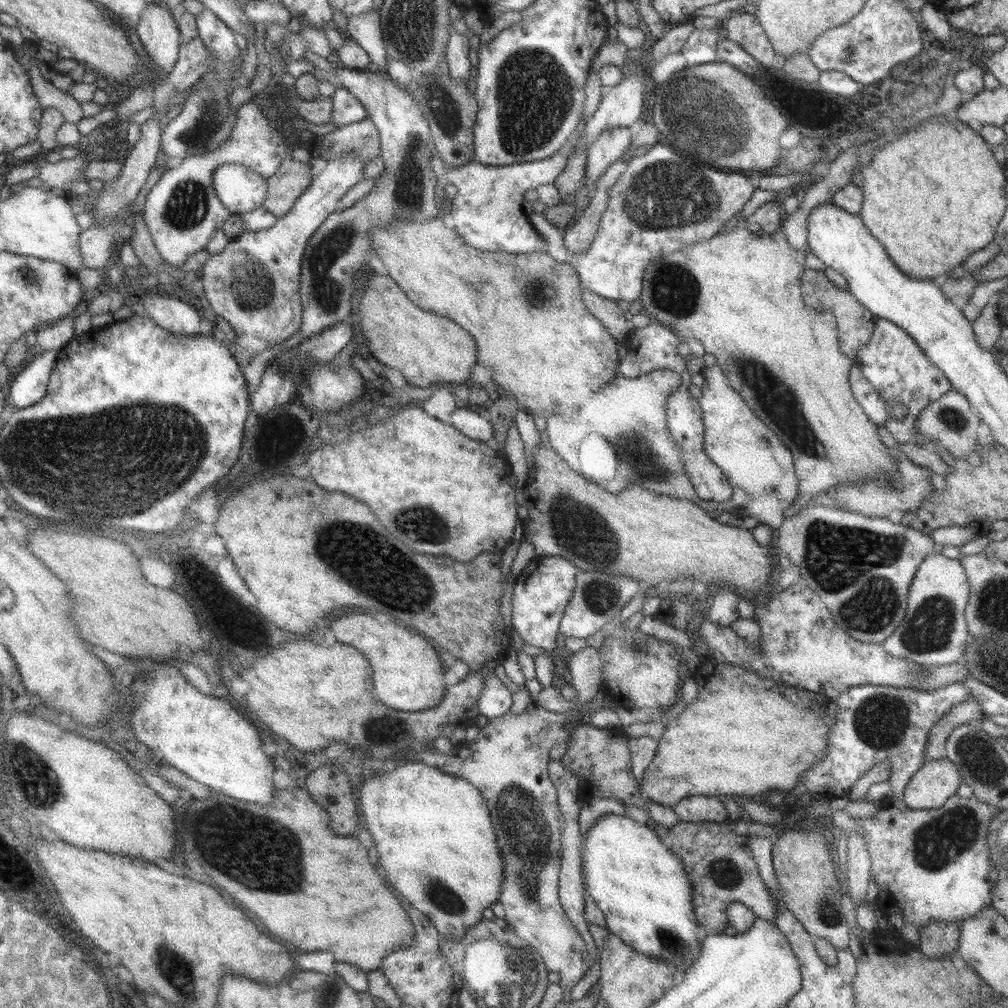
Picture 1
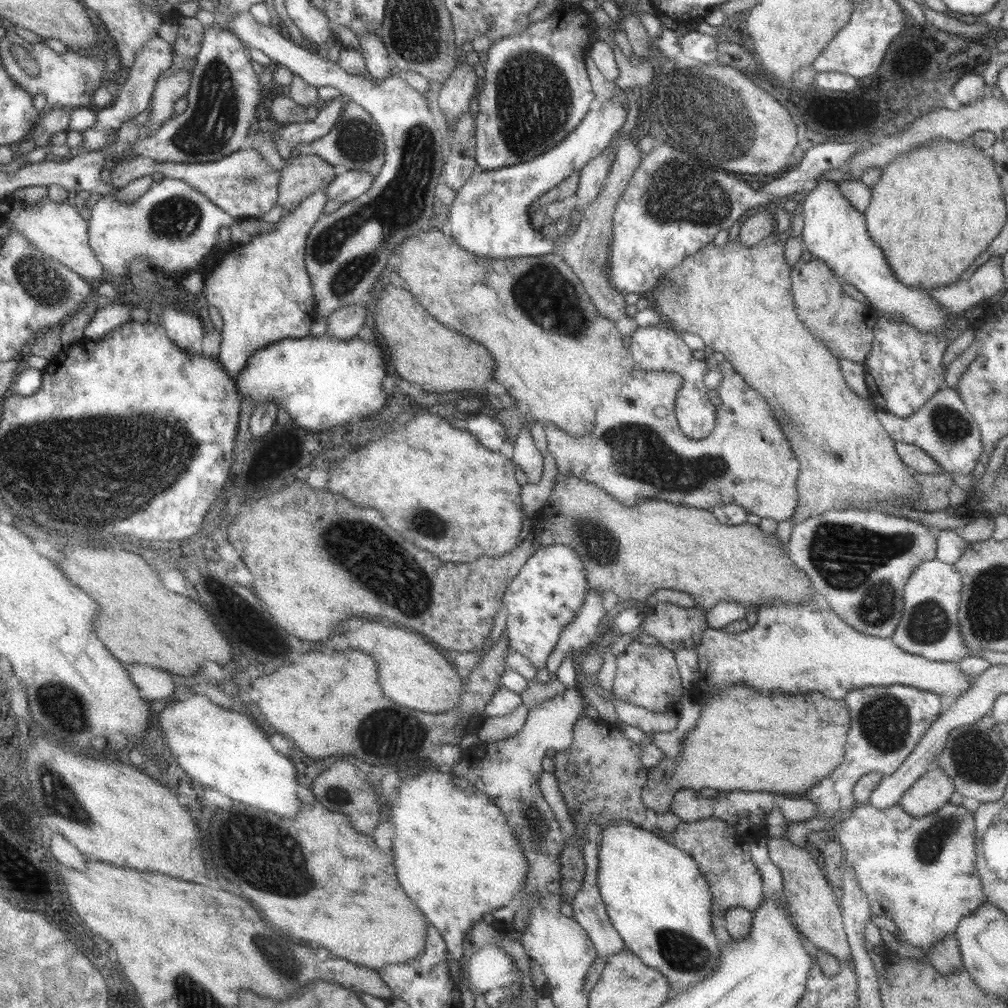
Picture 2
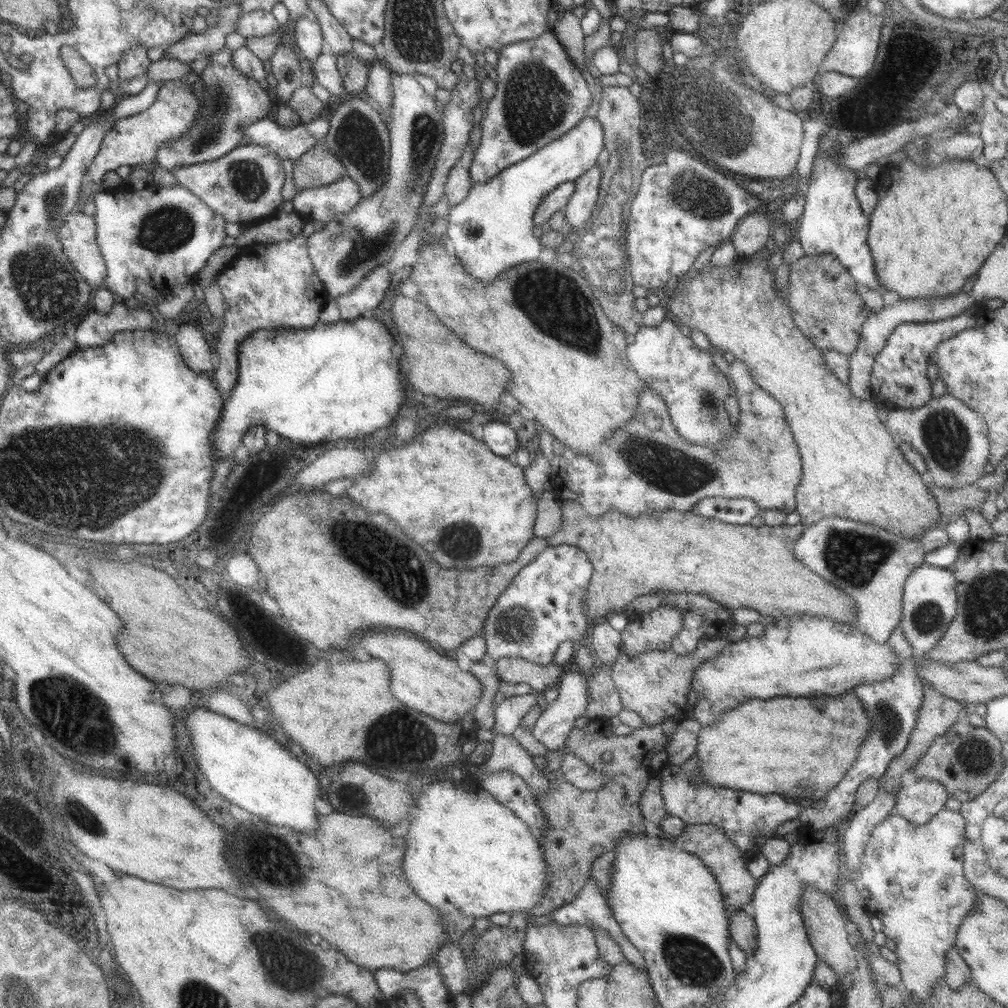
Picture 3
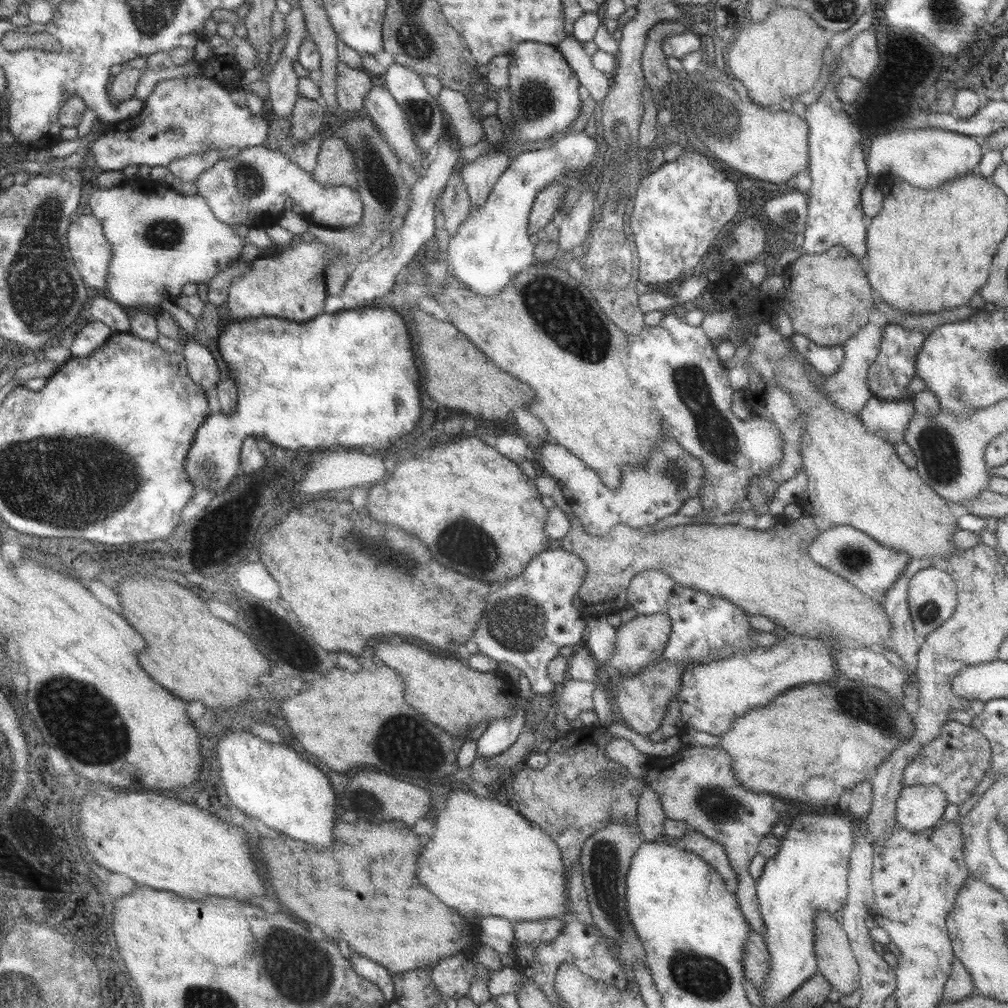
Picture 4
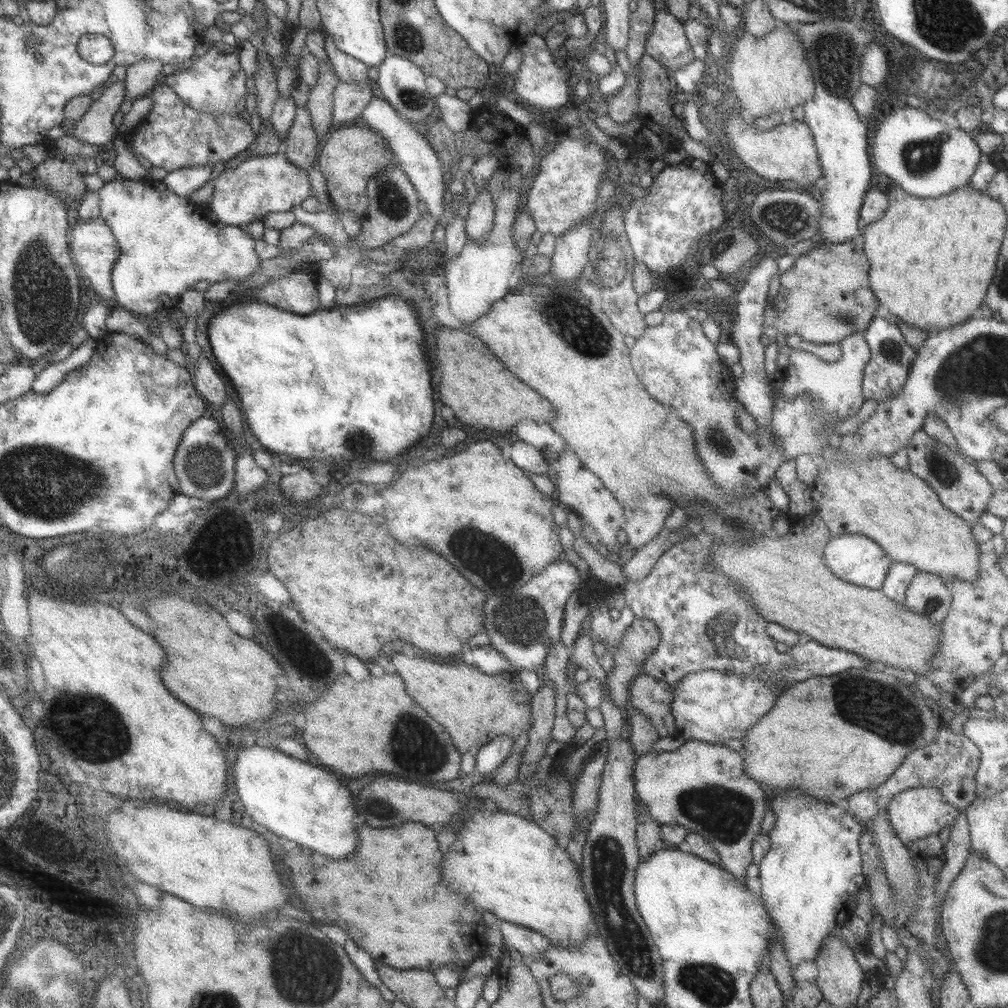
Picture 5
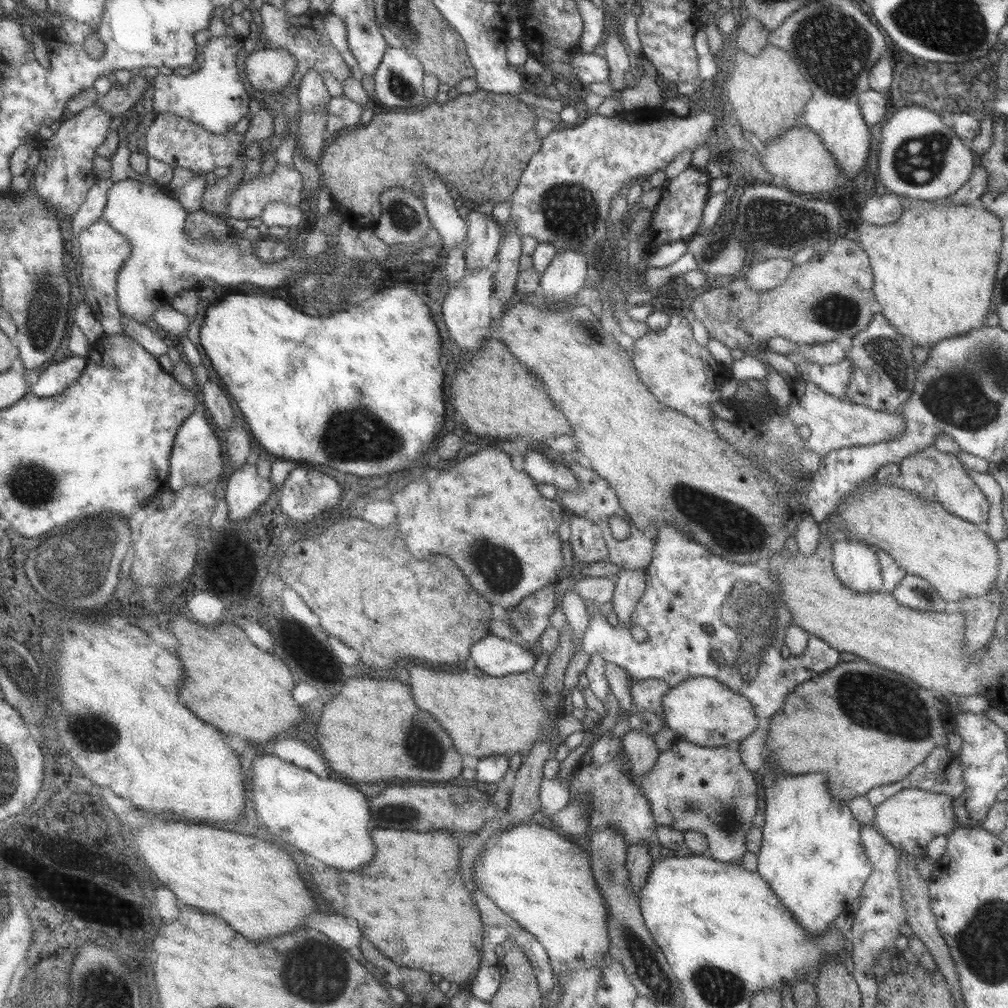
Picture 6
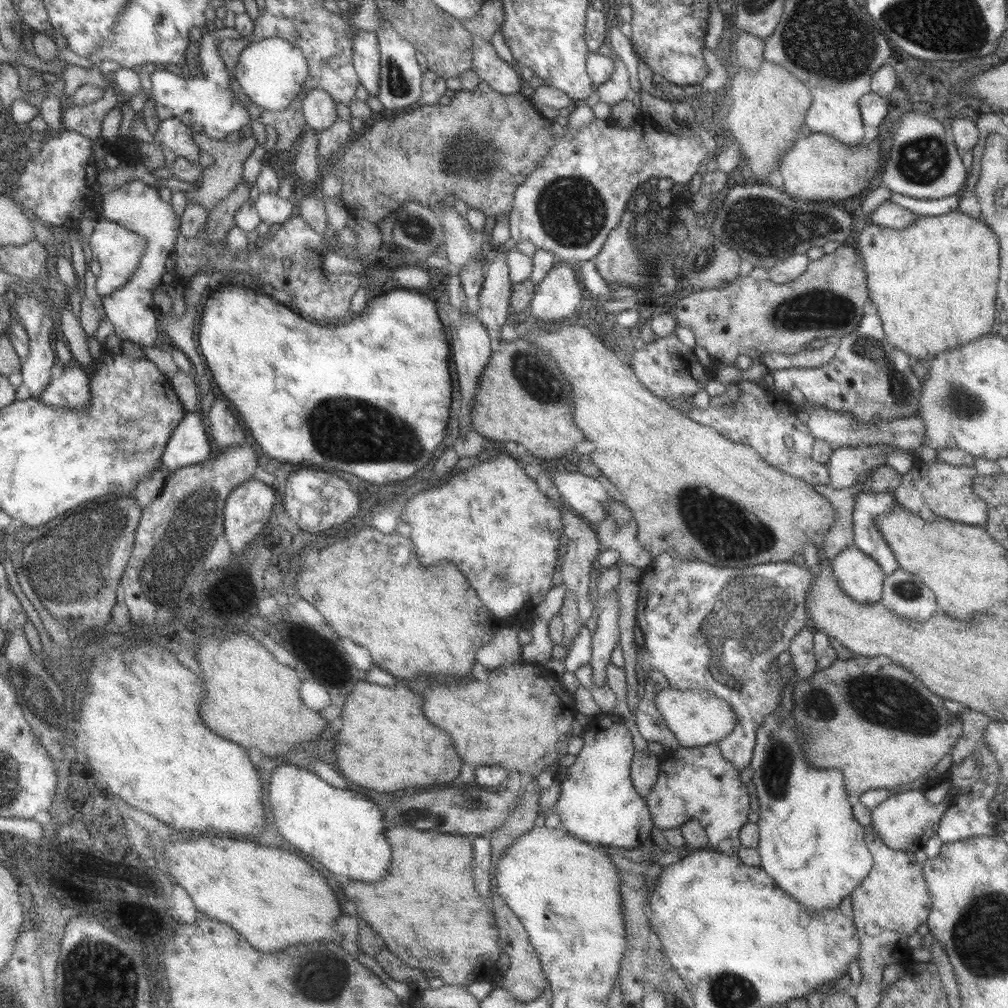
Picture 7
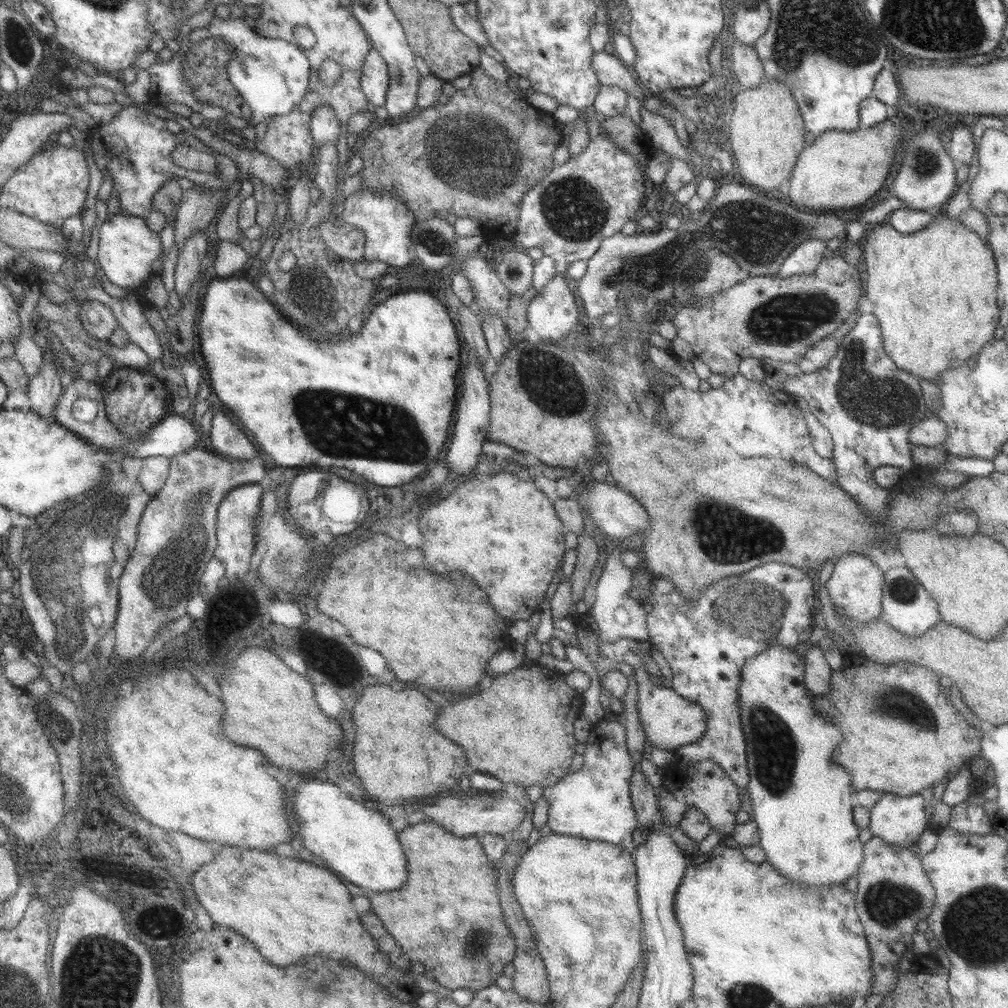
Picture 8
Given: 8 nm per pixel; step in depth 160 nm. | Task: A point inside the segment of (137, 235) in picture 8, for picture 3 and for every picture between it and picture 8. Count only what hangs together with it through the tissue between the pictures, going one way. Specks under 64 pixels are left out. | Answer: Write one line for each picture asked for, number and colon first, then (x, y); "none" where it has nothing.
3: (79, 236)
4: (93, 252)
5: (96, 250)
6: (105, 251)
7: (119, 251)

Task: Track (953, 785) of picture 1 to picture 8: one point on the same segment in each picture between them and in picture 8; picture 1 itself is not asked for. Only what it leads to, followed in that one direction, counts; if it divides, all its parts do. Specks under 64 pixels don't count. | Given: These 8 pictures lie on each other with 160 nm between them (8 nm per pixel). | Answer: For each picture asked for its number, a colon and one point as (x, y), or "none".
2: (929, 792)
3: (917, 803)
4: (919, 807)
5: (915, 813)
6: (909, 819)
7: (904, 821)
8: (896, 819)

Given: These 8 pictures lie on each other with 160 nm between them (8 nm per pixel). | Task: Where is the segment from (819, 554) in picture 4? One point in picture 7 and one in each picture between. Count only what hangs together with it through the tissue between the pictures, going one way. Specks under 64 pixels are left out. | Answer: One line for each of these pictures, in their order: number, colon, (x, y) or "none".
5: (854, 558)
6: (854, 563)
7: (858, 576)

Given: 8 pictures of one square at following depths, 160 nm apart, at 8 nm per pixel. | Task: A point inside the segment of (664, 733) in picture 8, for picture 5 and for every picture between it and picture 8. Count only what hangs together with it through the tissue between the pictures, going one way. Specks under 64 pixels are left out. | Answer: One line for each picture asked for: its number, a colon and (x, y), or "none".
5: (710, 706)
6: (700, 710)
7: (696, 718)

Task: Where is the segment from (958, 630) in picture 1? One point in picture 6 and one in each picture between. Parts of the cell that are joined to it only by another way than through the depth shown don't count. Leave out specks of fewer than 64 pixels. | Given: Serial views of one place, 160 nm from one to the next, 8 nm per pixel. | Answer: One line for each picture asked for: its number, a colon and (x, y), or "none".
2: (928, 627)
3: (929, 603)
4: (931, 595)
5: (927, 594)
6: (913, 592)

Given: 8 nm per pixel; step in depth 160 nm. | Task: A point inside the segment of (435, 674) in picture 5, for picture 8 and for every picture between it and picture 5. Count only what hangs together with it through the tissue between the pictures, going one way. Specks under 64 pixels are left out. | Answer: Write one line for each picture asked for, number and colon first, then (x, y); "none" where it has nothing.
6: (504, 715)
7: (523, 727)
8: (530, 740)

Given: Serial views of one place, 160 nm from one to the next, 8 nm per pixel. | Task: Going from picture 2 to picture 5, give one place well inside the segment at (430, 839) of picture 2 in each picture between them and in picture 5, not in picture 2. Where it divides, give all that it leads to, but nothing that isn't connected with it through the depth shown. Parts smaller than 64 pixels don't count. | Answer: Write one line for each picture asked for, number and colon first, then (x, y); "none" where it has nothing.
3: (467, 855)
4: (484, 859)
5: (505, 864)

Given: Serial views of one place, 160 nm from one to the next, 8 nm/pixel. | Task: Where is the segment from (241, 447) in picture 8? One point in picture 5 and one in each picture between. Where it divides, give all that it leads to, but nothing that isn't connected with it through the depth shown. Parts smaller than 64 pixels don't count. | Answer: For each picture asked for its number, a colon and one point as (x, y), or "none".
5: (210, 384)
6: (215, 399)
7: (226, 430)

